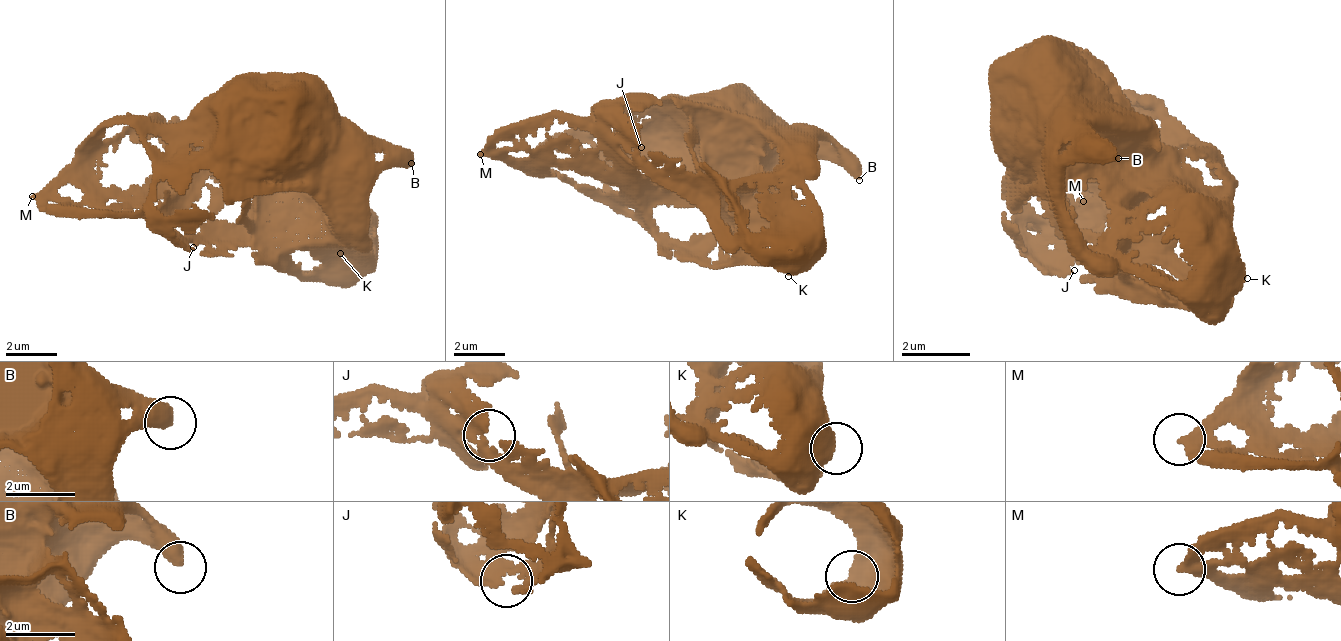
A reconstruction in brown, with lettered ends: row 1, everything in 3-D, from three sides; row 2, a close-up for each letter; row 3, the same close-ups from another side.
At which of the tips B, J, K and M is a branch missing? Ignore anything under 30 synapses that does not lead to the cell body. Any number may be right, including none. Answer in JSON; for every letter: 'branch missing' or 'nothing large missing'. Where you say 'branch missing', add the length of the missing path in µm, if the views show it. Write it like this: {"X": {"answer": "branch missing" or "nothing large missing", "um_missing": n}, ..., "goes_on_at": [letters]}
{"B": {"answer": "nothing large missing"}, "J": {"answer": "nothing large missing"}, "K": {"answer": "nothing large missing"}, "M": {"answer": "branch missing", "um_missing": 70}, "goes_on_at": ["M"]}

